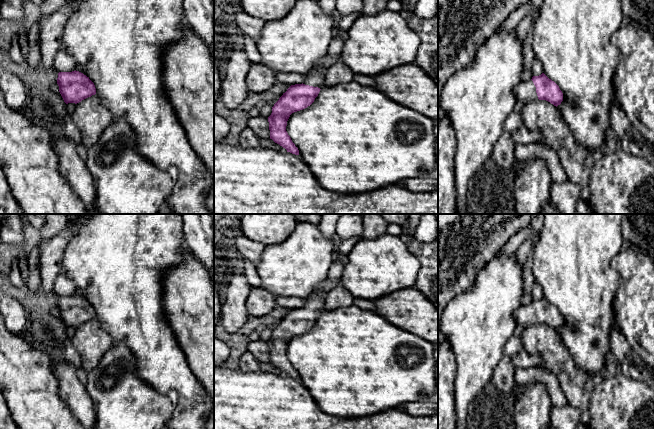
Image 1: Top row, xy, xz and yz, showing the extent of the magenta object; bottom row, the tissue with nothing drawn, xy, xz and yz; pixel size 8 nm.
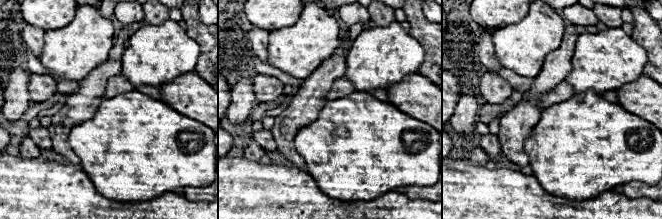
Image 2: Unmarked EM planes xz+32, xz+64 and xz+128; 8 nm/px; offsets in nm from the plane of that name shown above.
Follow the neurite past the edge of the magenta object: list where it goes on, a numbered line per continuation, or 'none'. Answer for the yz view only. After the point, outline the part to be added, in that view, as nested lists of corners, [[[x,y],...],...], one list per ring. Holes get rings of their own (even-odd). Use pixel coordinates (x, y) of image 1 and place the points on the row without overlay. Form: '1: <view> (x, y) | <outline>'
1: yz (525, 315) | [[[532,304],[521,305],[514,311],[516,325],[523,328],[530,327],[538,323],[536,311]]]

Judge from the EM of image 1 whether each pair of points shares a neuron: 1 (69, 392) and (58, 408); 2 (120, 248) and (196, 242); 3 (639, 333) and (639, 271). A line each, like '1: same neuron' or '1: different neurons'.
1: different neurons
2: different neurons
3: same neuron

